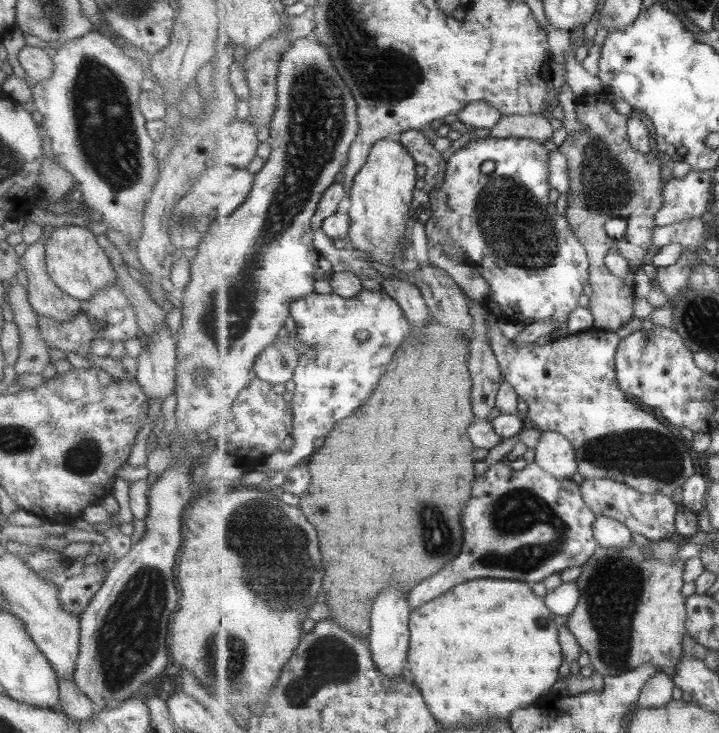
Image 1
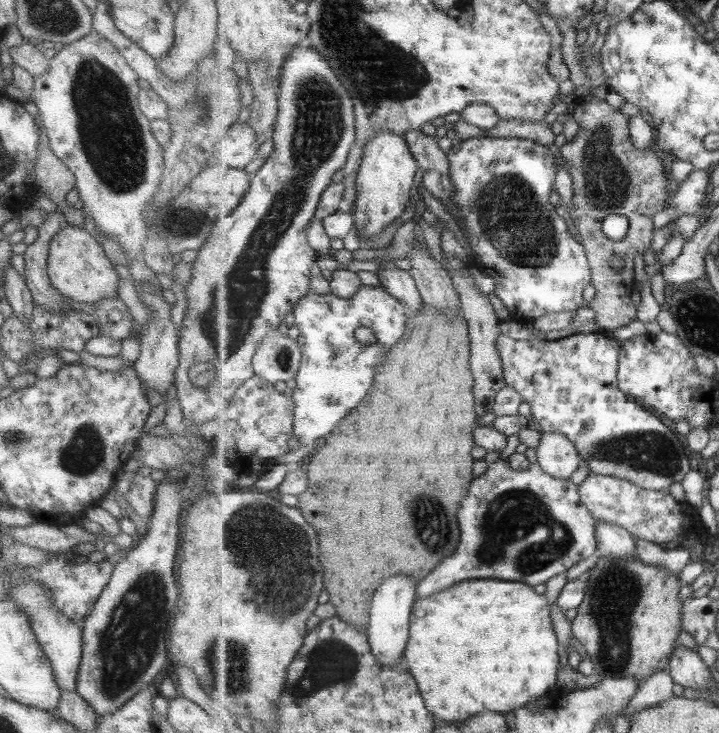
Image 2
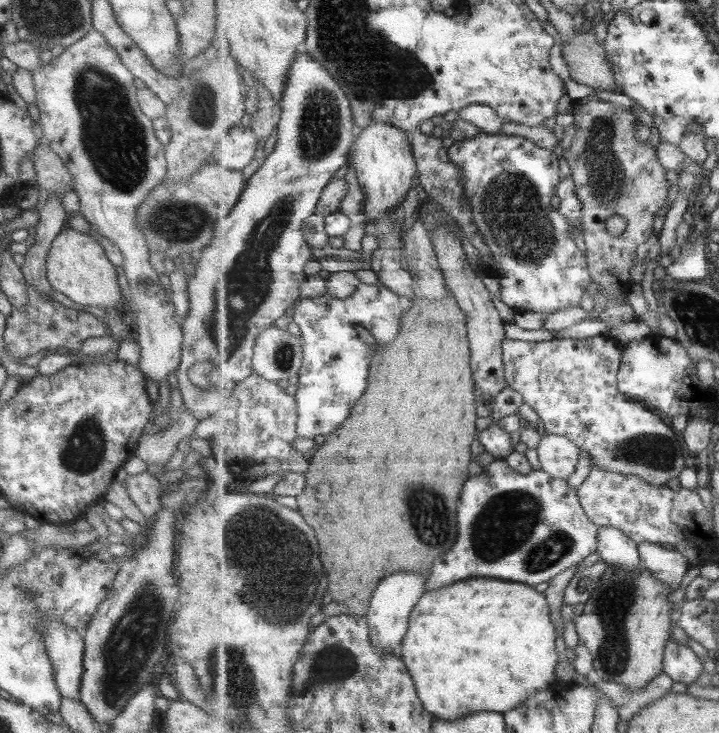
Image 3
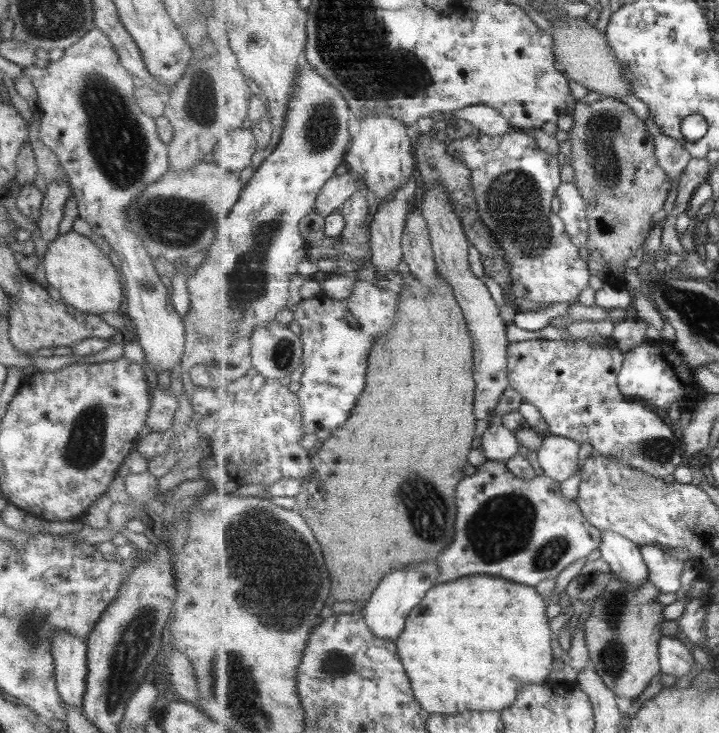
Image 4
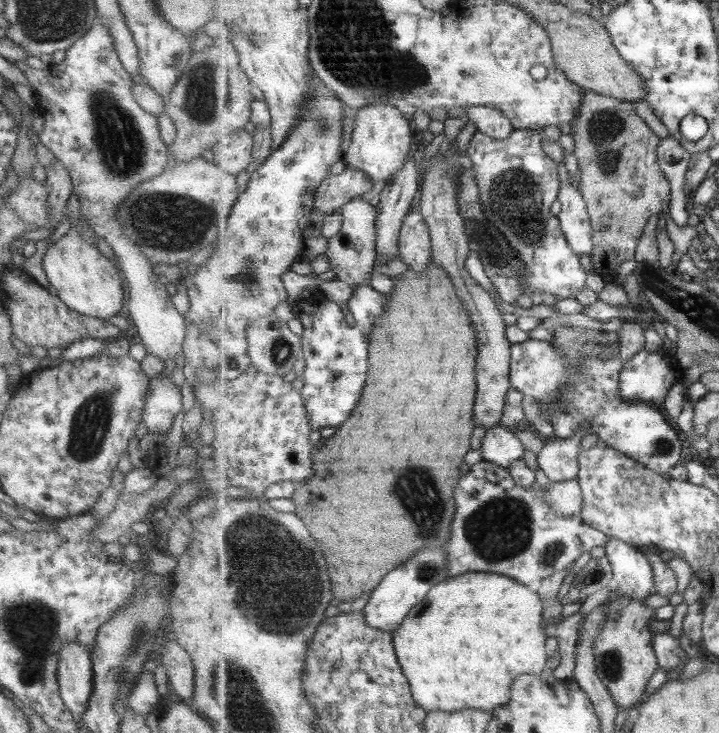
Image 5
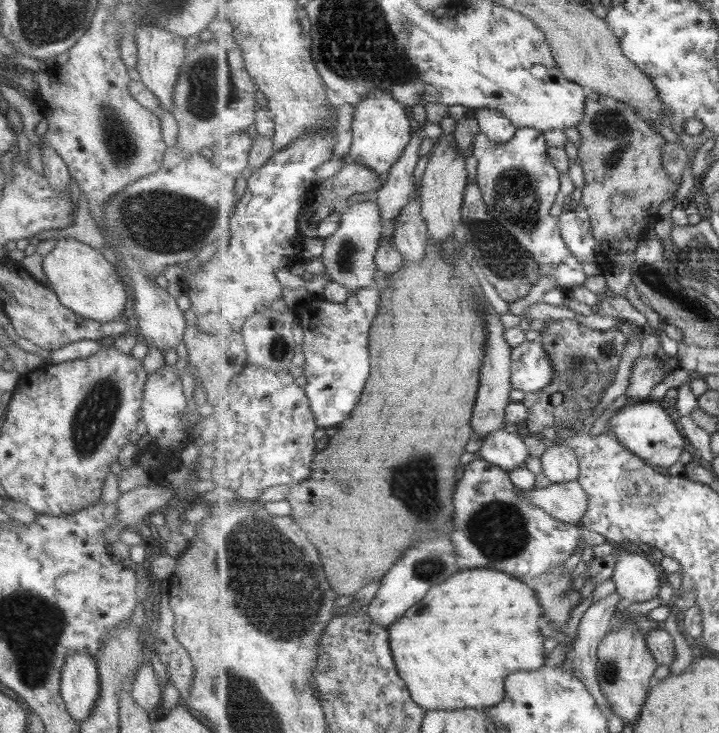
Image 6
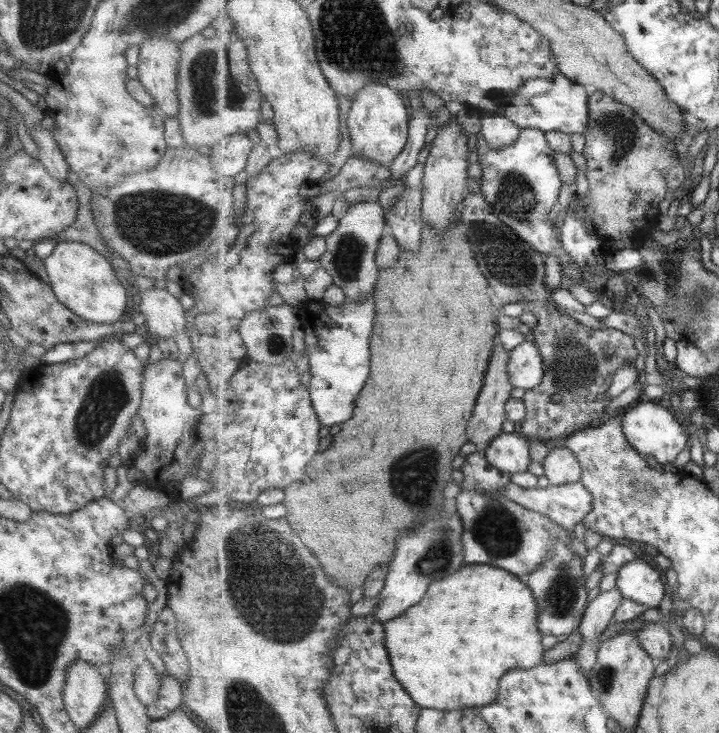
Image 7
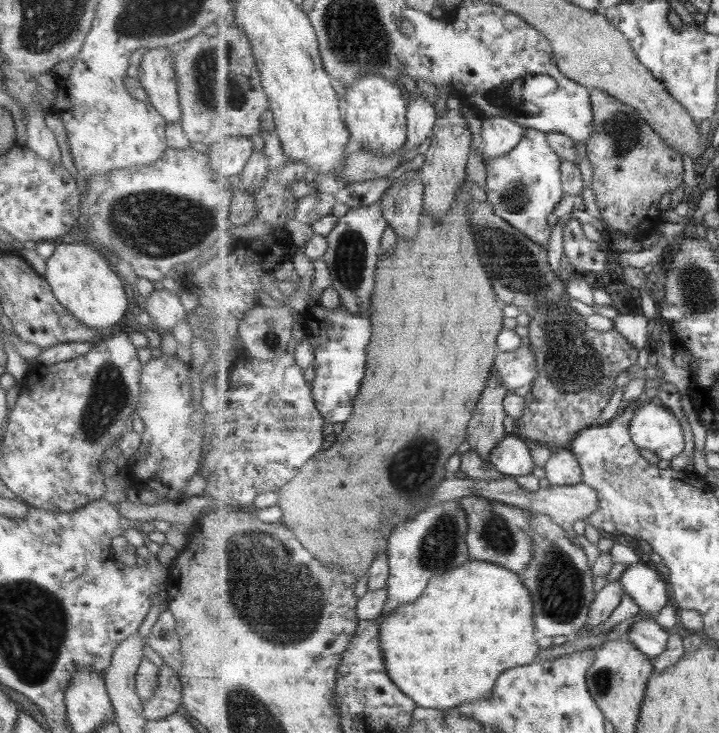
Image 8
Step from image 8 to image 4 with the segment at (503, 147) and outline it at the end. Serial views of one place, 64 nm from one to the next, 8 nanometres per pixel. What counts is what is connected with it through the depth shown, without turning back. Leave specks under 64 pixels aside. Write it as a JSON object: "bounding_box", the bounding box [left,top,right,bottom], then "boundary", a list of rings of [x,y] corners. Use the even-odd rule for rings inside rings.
{"bounding_box":[453,106,513,136],"boundary":[[[468,106],[453,112],[453,116],[468,121],[475,131],[489,136],[505,136],[513,127],[501,111],[491,106]]]}

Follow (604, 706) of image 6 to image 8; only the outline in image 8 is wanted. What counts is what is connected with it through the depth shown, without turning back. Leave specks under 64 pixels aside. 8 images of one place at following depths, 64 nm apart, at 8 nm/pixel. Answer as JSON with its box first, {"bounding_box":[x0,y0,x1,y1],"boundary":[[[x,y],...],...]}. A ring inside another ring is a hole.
{"bounding_box":[583,578,625,631],"boundary":[[[620,578],[609,583],[609,585],[605,584],[596,593],[592,610],[589,612],[589,622],[585,624],[583,631],[593,631],[595,626],[603,624],[615,612],[615,608],[619,608],[619,604],[623,602],[623,596],[625,596],[625,587],[623,587]]]}

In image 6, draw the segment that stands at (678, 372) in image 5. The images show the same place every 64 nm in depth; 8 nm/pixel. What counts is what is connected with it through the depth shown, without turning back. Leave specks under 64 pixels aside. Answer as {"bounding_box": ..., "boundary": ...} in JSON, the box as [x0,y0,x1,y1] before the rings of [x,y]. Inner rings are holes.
{"bounding_box":[624,355,669,403],"boundary":[[[654,355],[637,359],[624,401],[628,403],[653,401],[650,394],[657,384],[663,382],[666,373],[669,373],[669,370],[665,372]]]}

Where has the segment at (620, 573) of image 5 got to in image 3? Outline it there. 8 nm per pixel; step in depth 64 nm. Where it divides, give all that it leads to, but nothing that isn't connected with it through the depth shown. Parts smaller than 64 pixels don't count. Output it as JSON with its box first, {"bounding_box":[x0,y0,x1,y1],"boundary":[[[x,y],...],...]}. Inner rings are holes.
{"bounding_box":[597,526,644,570],"boundary":[[[605,526],[597,536],[598,554],[611,566],[625,570],[644,570],[637,542],[619,528]]]}

